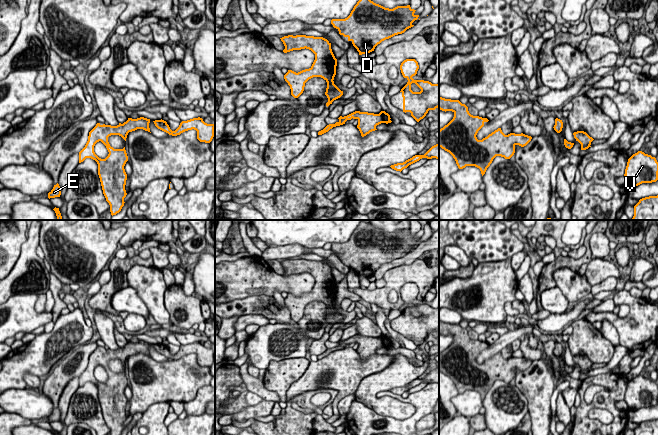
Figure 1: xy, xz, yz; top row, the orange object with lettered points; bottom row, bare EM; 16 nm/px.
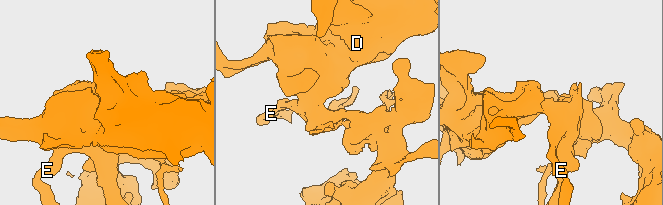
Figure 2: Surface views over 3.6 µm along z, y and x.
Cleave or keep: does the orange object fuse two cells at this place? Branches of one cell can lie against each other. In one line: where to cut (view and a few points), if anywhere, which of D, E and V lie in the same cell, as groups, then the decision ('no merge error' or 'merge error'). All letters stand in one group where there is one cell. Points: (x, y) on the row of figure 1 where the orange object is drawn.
no cut; D E V; no merge error

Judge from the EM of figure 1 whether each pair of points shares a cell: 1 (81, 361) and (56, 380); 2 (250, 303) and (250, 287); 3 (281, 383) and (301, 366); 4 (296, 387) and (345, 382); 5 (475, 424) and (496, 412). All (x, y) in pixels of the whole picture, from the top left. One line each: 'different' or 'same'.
1: same
2: different
3: same
4: same
5: different

